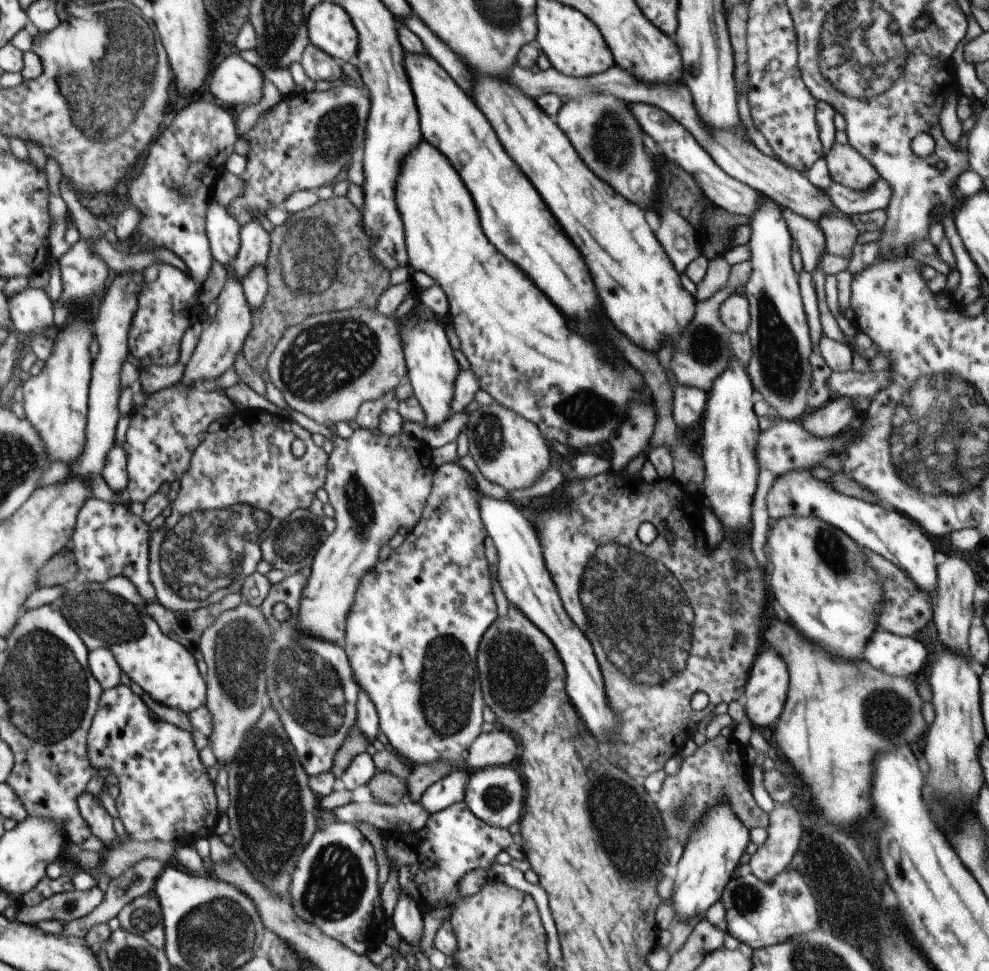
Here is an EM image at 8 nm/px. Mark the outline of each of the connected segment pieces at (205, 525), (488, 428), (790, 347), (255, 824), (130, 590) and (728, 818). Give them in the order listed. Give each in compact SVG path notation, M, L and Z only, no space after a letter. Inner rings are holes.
M262 409L237 410L233 416L227 418L226 424L220 430L206 436L205 442L198 447L197 453L198 456L193 459L193 462L190 462L190 470L178 482L180 488L178 496L175 496L172 504L170 516L165 520L162 527L150 530L150 581L157 592L156 598L159 603L172 612L190 612L190 610L214 606L224 596L234 594L234 592L240 593L247 576L256 572L256 565L262 560L262 550L259 543L262 536L267 531L275 529L294 510L310 508L310 504L316 498L316 492L323 488L328 472L326 464L328 464L329 455L326 454L324 448L314 443L312 434L307 429L295 421L290 421L278 414L272 414ZM298 438L306 446L306 452L301 458L295 458L292 454L292 442Z
M500 403L480 405L470 413L465 437L468 437L469 455L482 476L500 484L508 493L529 488L550 468L550 450L540 429Z
M762 198L758 204L758 210L750 216L750 248L749 262L752 264L752 274L744 288L746 300L749 302L750 324L747 335L751 338L752 356L747 364L752 386L755 392L760 392L762 398L766 398L774 412L786 420L796 420L800 414L804 416L809 410L807 392L812 384L812 365L810 356L814 353L814 344L810 338L810 330L804 312L798 274L792 266L791 251L793 238L790 234L786 220L782 218L782 210L779 204L771 198Z
M271 703L266 704L260 720L246 733L238 754L226 768L229 788L229 805L226 814L230 820L229 832L234 836L232 849L236 852L238 860L250 870L250 874L256 880L261 880L272 894L280 896L284 902L292 903L290 880L296 870L296 862L300 854L314 836L317 827L317 810L320 807L319 798L308 786L309 776L301 765L298 754Z
M114 576L104 583L84 579L73 584L57 603L62 616L81 635L89 650L110 650L121 671L156 702L186 714L205 706L208 681L196 666L194 656L160 632L158 624L146 613L145 598L126 576Z
M728 802L710 808L698 826L690 832L690 842L677 864L674 894L668 904L674 908L674 921L688 922L705 914L708 908L721 900L722 891L733 877L740 857L750 843L750 831L734 814Z

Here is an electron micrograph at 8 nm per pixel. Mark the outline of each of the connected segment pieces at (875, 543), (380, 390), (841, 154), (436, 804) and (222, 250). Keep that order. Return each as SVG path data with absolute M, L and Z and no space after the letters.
M810 469L792 470L784 476L778 476L773 482L766 504L772 520L788 518L788 516L816 517L846 532L850 538L876 554L880 553L892 564L900 566L906 576L910 576L920 592L928 592L935 596L937 584L937 564L934 561L935 548L932 539L923 529L900 514L894 508L883 504L872 504L856 497L836 492L830 482L816 479Z
M354 308L342 312L318 313L302 323L288 327L268 359L270 381L284 396L286 404L318 424L357 420L358 408L386 392L394 390L407 374L398 322L384 316L376 308Z
M834 141L834 146L826 154L826 162L834 183L848 186L852 190L866 190L881 178L870 161L849 143Z
M470 770L454 771L429 786L420 799L422 808L426 812L430 812L431 815L434 812L452 806L452 804L462 802L470 773Z
M210 200L206 212L210 248L220 264L229 267L240 250L240 225L218 202Z

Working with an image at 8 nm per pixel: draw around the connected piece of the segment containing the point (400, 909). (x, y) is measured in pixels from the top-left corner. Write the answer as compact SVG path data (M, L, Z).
M400 889L394 914L390 919L391 926L399 933L404 943L418 946L424 934L424 914L418 904Z

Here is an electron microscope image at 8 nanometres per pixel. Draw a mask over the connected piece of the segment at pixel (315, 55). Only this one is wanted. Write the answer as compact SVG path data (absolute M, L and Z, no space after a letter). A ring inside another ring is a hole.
M312 43L304 49L300 64L304 68L306 76L316 83L320 81L338 83L344 80L343 63L336 58L332 58L332 56L328 56Z

